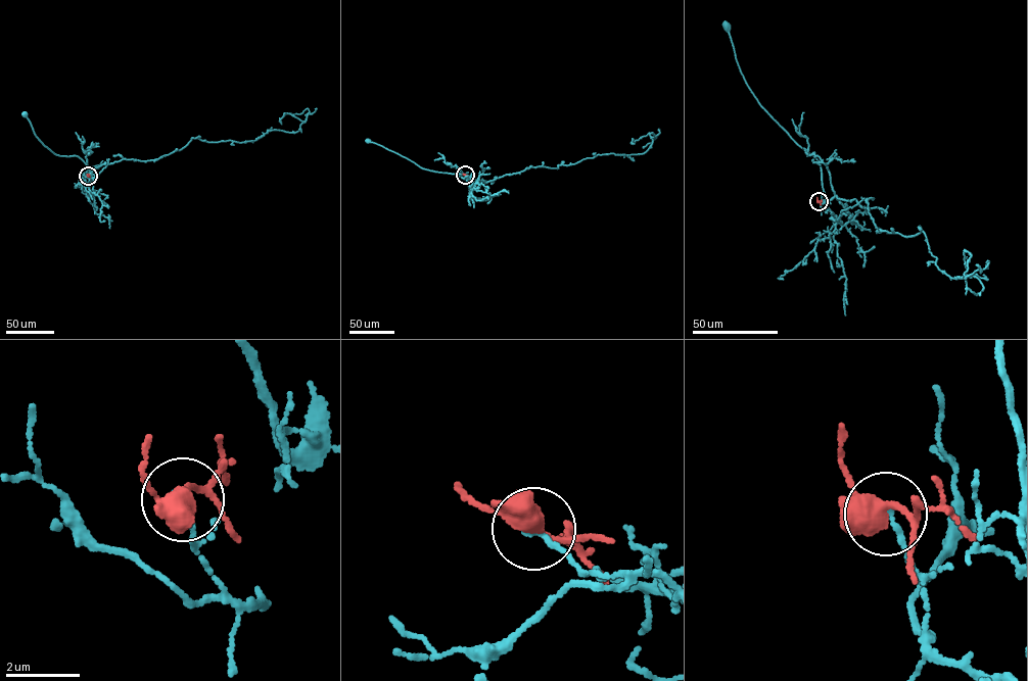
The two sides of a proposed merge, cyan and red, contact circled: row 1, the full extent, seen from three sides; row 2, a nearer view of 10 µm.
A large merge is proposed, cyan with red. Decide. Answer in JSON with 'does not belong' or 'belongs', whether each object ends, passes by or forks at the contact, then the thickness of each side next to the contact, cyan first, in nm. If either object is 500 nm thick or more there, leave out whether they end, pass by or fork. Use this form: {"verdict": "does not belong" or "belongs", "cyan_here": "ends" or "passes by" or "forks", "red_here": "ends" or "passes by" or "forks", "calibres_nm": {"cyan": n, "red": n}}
{"verdict": "does not belong", "cyan_here": "ends", "red_here": "passes by", "calibres_nm": {"cyan": 150, "red": 480}}

